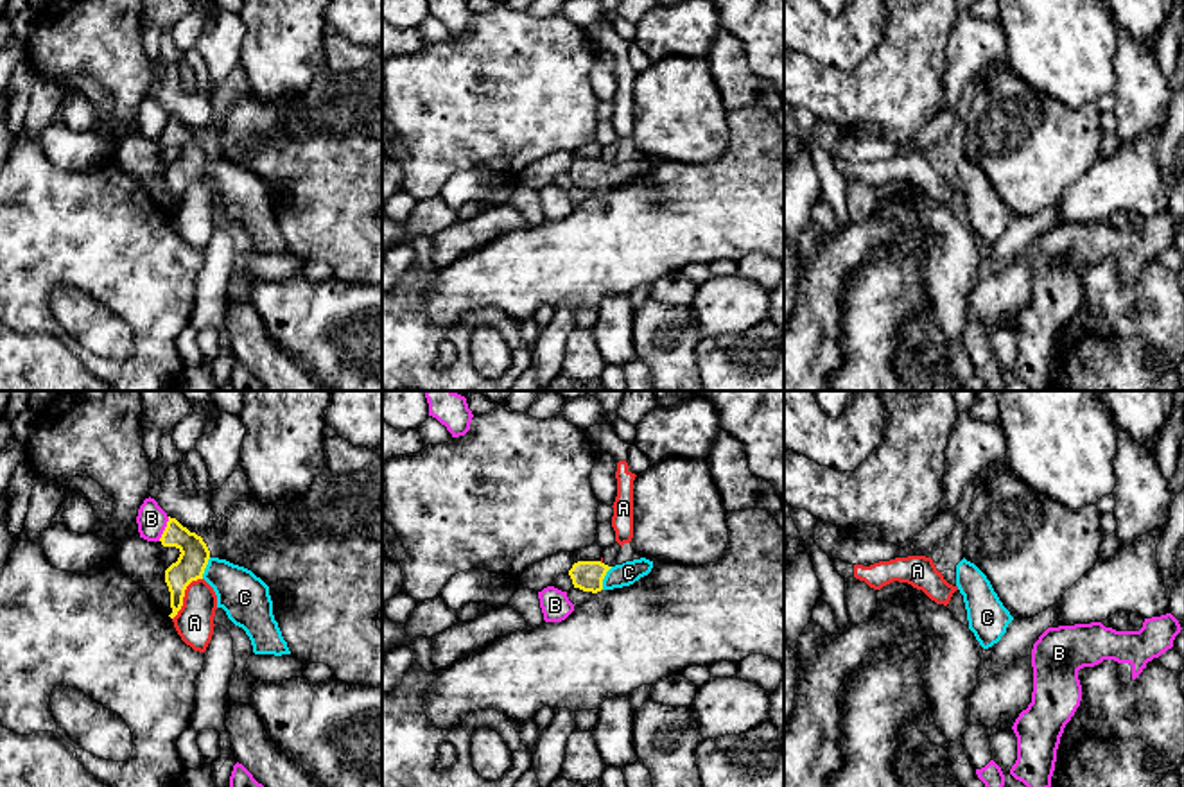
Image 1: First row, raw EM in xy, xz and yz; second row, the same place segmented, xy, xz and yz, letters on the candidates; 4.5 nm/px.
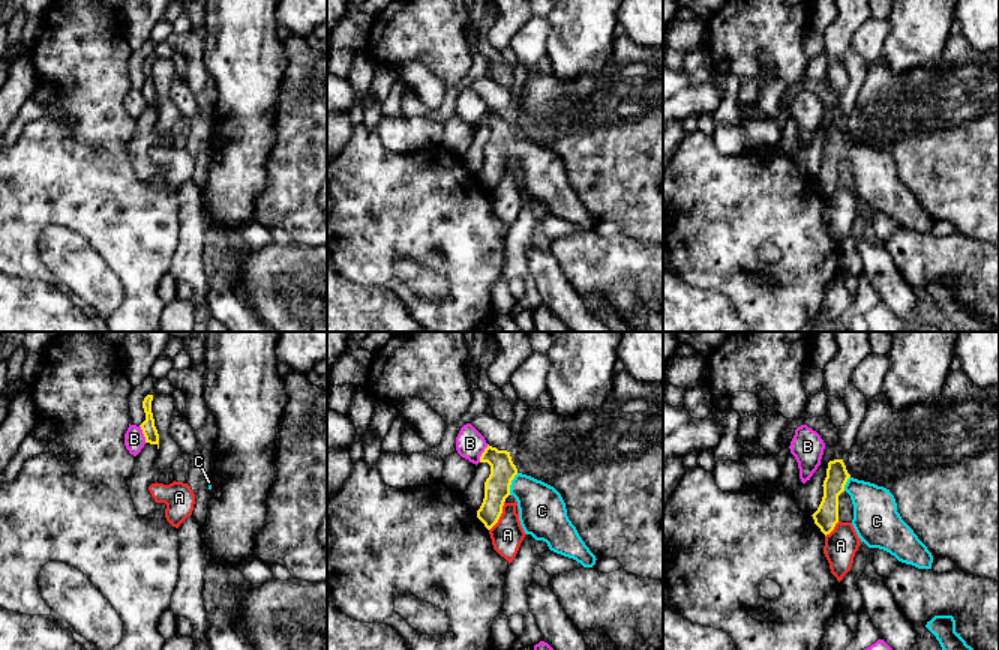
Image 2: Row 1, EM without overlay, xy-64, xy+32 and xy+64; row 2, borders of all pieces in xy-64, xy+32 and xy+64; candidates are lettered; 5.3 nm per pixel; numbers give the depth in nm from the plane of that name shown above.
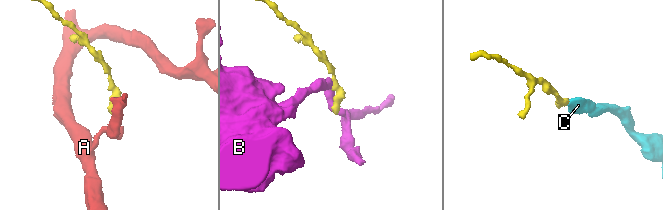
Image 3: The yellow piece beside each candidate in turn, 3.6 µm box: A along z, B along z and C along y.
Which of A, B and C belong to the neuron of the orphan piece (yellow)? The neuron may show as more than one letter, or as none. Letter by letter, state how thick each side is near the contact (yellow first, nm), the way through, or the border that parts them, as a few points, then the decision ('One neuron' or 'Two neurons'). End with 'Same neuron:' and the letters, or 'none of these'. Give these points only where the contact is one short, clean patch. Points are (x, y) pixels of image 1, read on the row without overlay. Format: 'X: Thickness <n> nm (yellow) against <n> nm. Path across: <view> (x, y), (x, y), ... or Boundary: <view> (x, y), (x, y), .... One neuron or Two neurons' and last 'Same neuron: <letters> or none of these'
A: Thickness 130 nm (yellow) against 180 nm. Boundary: xy (201, 176), (187, 185), (183, 203), (173, 217). Two neurons
B: Thickness 130 nm (yellow) against 130 nm. Two neurons
C: Thickness 140 nm (yellow) against 100 nm. Path across: xz (587, 174), (603, 176), (628, 171). One neuron
Same neuron: C

